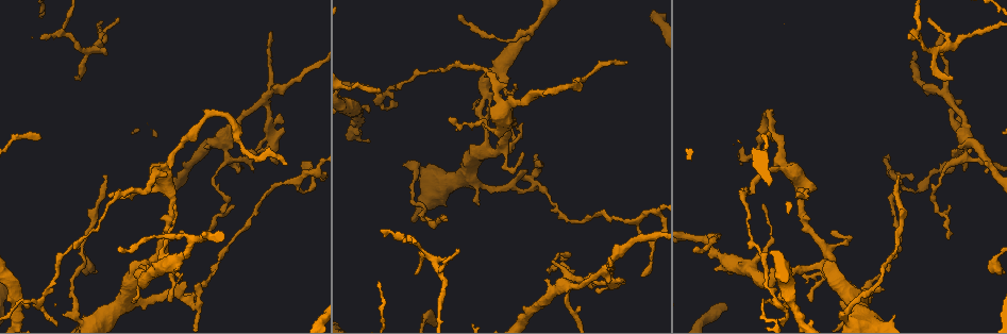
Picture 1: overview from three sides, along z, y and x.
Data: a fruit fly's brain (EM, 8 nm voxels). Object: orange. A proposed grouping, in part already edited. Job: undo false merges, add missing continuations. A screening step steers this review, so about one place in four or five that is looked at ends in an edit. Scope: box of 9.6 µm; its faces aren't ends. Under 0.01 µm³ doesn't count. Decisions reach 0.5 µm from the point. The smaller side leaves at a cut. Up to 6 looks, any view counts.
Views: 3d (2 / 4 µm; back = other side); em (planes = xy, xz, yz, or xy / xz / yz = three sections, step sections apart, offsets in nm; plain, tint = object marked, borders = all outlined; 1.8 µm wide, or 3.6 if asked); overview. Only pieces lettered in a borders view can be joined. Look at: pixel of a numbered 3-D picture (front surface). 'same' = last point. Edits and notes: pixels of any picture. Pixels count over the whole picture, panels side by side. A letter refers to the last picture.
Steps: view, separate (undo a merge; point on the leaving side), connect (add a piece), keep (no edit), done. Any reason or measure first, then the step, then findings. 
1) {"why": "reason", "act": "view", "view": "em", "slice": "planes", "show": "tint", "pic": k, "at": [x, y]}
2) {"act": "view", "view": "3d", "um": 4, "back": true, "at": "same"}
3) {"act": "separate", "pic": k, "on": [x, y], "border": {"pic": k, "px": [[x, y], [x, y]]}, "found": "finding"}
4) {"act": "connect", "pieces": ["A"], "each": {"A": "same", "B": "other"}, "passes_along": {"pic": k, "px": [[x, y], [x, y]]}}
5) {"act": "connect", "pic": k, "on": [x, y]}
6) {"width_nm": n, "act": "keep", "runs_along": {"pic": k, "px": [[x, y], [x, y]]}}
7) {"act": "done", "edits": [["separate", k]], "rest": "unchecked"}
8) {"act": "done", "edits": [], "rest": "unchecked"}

{"why": "thin end", "act": "view", "view": "3d", "um": 4, "pic": 1, "at": [612, 265]}

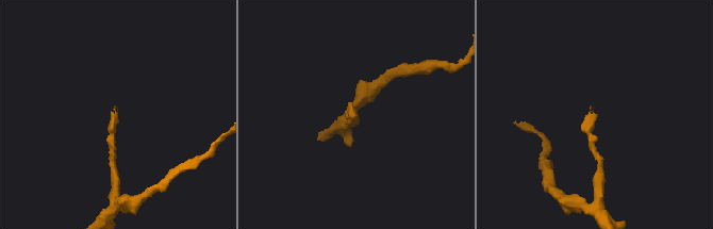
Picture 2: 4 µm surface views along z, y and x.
{"act": "view", "view": "em", "slice": "yz", "step": 16, "show": "tint", "pic": 2, "at": [353, 111]}

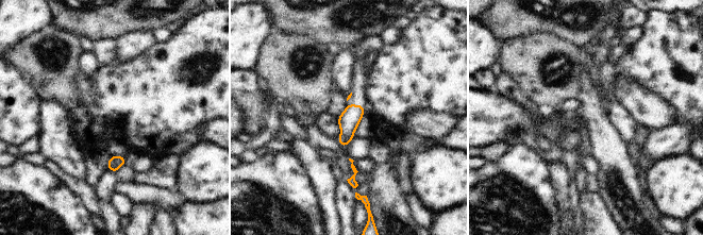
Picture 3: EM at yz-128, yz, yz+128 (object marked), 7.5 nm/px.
{"act": "view", "view": "em", "slice": "yz", "step": 16, "show": "borders", "at": "same"}

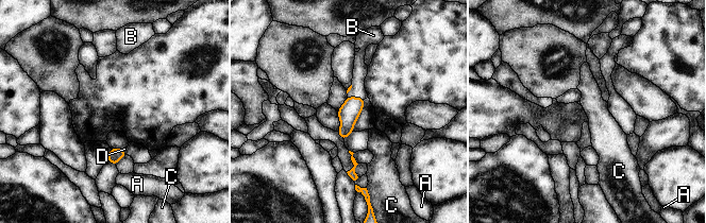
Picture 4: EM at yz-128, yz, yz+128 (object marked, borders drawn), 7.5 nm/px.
{"width_nm": 150, "act": "connect", "pieces": ["B"], "each": {"A": "other", "B": "same", "C": "other", "D": "other"}, "passes_along": {"pic": 4, "px": [[350, 110], [355, 98], [360, 69]]}, "found": "the neuron continues"}

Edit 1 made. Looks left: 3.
{"act": "view", "view": "overview"}

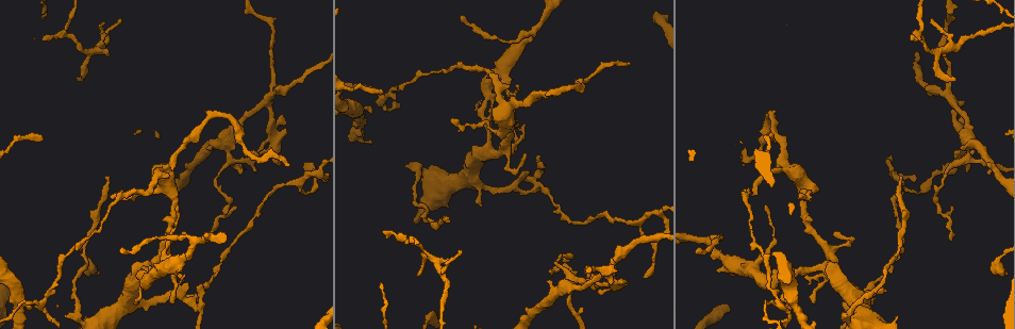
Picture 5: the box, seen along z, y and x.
{"why": "thin neck", "act": "view", "view": "3d", "um": 4, "pic": 5, "at": [932, 176]}

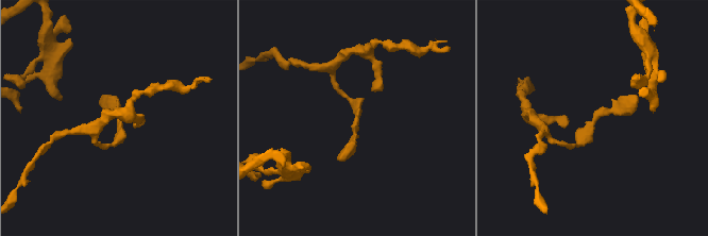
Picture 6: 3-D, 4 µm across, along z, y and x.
{"why": "need the tissue", "act": "view", "view": "em", "slice": "planes", "show": "borders", "pic": 6, "at": [595, 120]}

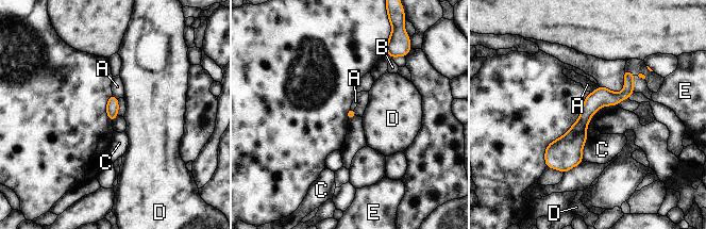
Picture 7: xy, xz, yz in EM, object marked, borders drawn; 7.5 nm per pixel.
{"width_nm": 70, "act": "keep", "each": {"A": "other", "B": "other", "C": "other", "D": "other", "E": "other"}, "border": {"pic": 7, "px": [[599, 86], [591, 93]]}, "found": "all the same neuron"}

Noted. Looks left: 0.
{"act": "done", "edits": [["connect", 4]], "rest": "unchecked"}

